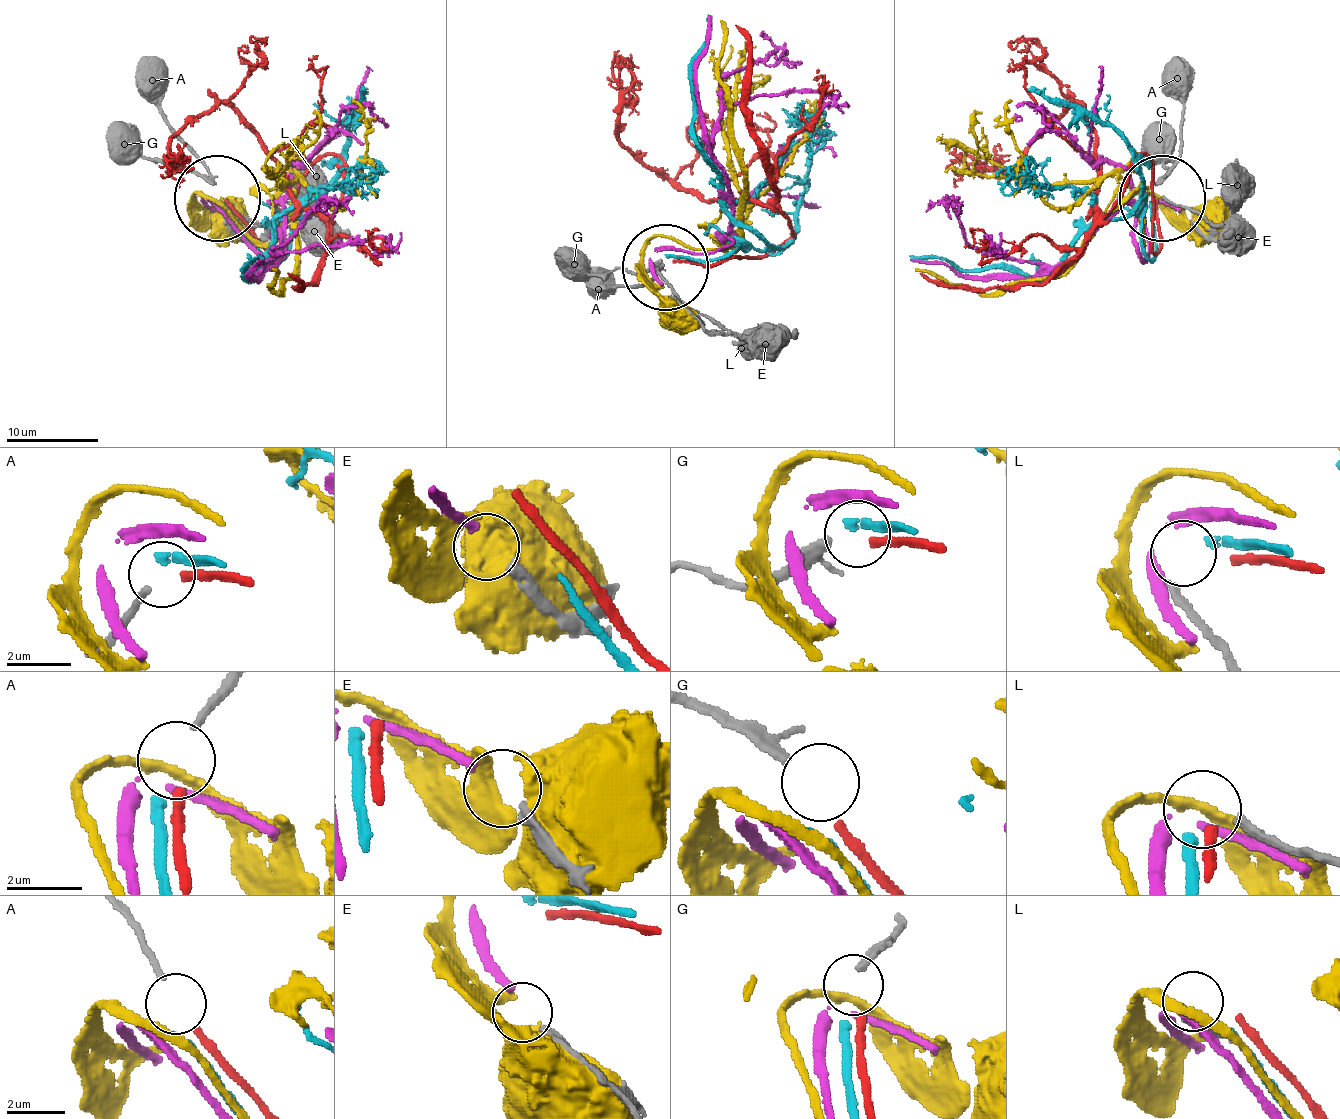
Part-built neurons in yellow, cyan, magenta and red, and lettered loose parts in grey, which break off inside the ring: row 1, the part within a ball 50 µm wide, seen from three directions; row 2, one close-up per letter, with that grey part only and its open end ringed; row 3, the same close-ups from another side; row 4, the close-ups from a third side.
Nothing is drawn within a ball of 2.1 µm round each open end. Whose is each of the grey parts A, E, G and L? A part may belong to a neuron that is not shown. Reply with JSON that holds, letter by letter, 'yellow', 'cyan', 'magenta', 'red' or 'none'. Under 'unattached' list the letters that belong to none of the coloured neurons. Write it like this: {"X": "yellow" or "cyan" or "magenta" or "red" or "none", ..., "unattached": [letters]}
{"A": "red", "E": "magenta", "G": "none", "L": "cyan", "unattached": ["G"]}

